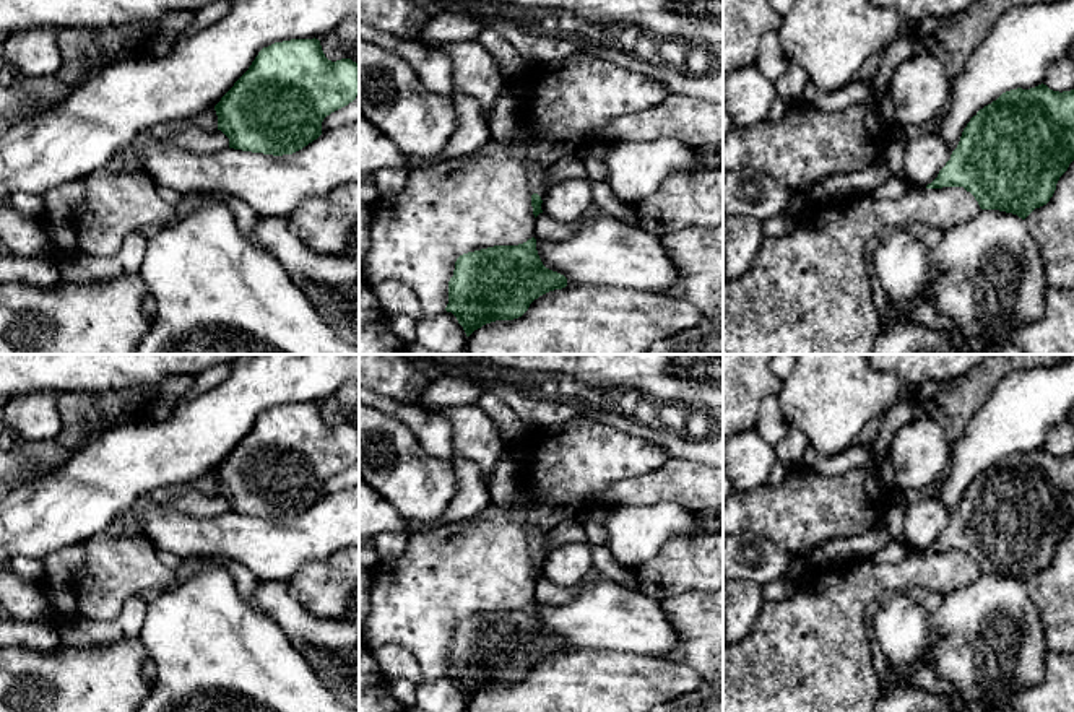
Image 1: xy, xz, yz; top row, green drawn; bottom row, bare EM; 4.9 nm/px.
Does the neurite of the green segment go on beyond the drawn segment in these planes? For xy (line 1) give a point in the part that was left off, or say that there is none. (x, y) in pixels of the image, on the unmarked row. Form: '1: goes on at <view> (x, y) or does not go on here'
1: does not go on here

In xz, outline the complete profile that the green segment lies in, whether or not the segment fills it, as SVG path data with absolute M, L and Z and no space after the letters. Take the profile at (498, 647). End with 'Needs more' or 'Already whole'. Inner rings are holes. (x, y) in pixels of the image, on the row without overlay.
M531 601L518 610L494 610L460 619L448 645L445 675L457 681L470 701L486 688L522 681L535 663L565 650L567 642L564 639L543 629L536 614L536 603Z. Already whole

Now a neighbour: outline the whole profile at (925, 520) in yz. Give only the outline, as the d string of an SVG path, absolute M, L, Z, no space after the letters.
M936 496L912 502L905 510L900 541L910 549L926 551L938 541L951 519Z

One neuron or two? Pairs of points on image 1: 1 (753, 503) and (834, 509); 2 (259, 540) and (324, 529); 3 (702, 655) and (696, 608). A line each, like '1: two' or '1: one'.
1: one
2: one
3: one

